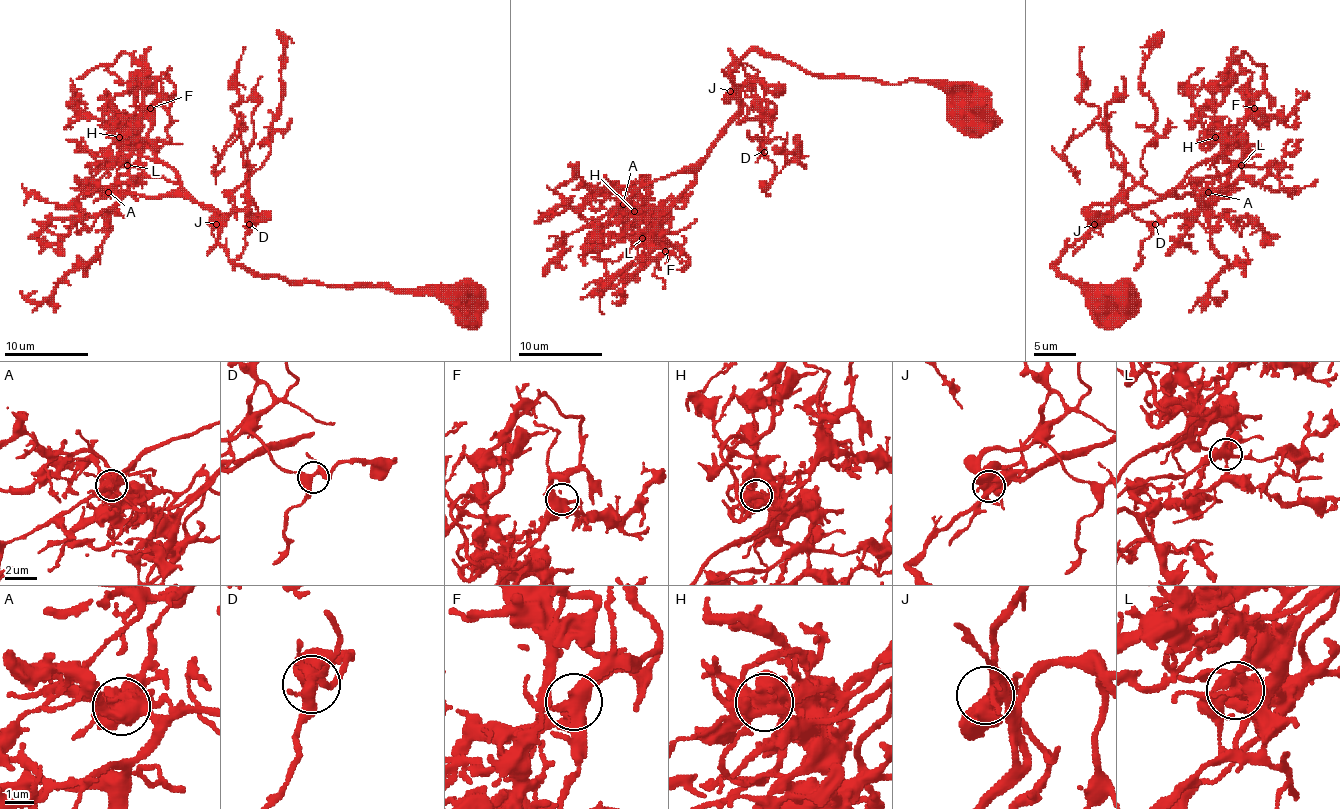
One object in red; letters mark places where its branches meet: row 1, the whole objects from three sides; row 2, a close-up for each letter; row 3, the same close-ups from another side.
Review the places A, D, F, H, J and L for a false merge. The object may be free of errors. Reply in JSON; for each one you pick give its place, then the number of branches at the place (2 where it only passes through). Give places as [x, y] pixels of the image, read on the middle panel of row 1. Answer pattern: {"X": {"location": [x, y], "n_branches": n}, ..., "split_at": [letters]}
{"H": {"location": [634, 211], "n_branches": 6}, "split_at": ["H"]}

